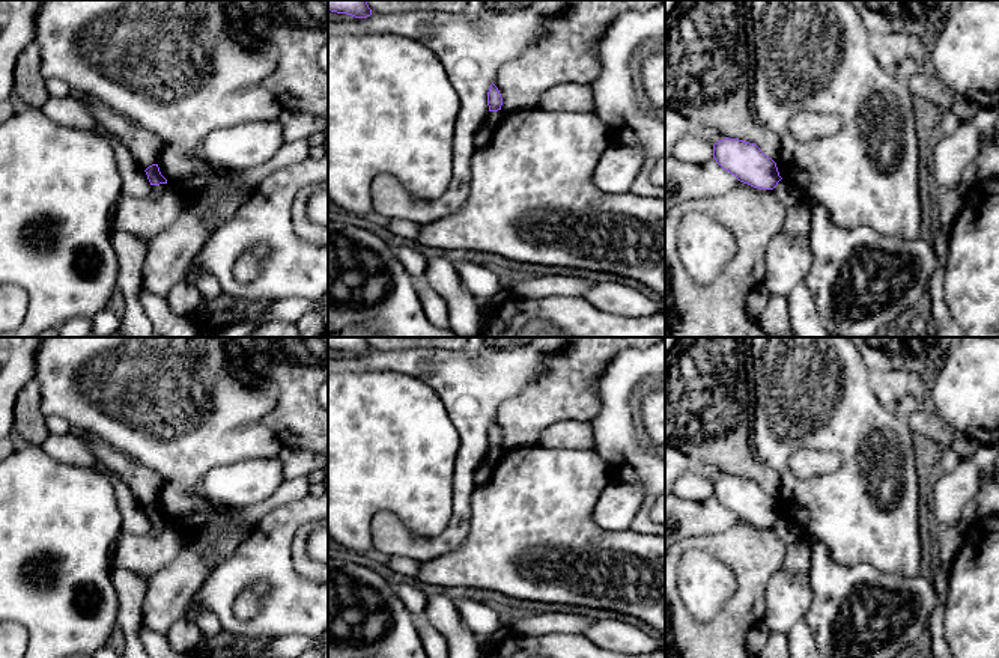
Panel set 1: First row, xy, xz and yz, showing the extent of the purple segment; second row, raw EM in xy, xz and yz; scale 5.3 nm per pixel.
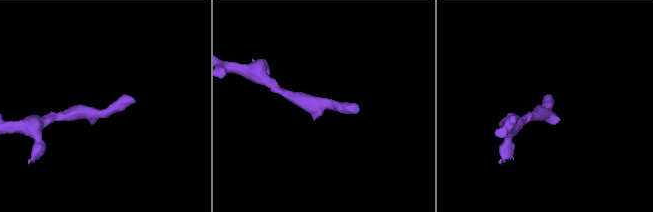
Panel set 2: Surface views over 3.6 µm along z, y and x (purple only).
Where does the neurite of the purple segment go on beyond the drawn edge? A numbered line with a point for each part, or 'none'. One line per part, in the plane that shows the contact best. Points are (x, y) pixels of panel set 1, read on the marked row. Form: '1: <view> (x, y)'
none

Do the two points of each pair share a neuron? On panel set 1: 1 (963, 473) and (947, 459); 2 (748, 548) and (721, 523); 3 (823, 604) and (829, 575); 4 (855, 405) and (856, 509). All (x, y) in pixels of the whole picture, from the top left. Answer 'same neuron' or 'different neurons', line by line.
1: different neurons
2: different neurons
3: same neuron
4: same neuron

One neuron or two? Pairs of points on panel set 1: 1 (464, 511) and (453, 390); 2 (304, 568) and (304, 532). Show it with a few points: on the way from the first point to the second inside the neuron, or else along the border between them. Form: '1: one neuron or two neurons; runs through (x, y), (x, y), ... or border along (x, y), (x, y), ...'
1: one neuron; runs through (464, 481), (464, 470), (468, 461), (468, 420)
2: one neuron; runs through (301, 559), (301, 541)

